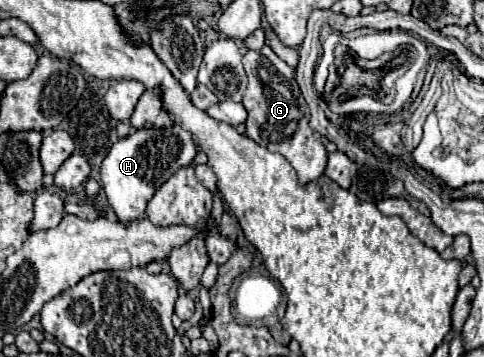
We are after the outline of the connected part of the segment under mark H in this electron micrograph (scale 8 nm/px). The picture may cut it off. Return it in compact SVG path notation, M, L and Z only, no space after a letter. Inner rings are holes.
M178 124L170 126L170 128L162 128L162 130L132 130L134 134L118 140L112 150L108 152L108 156L104 158L102 162L102 168L100 168L100 180L102 180L102 188L106 192L106 198L108 198L108 204L112 206L112 210L116 212L118 216L118 222L122 224L130 224L130 220L140 220L144 218L144 210L146 210L146 204L148 200L154 196L154 192L182 166L192 166L192 158L196 156L196 146L192 142L192 136L182 130Z

